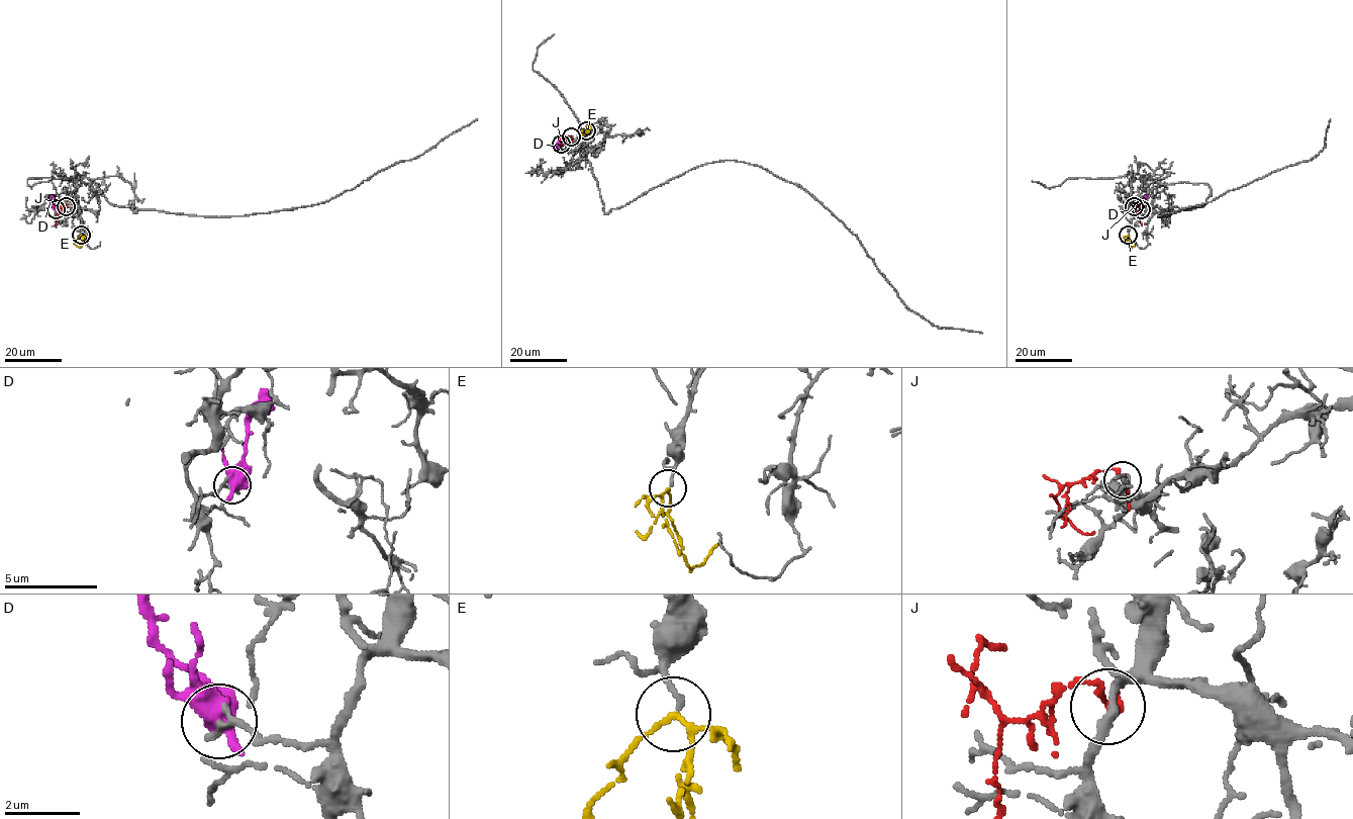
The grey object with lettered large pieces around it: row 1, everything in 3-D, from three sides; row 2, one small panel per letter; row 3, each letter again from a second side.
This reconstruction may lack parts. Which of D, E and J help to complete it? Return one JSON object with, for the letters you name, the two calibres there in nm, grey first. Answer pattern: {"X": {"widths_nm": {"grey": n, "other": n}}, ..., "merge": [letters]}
{"E": {"widths_nm": {"grey": 140, "other": 110}}, "merge": ["E"]}

